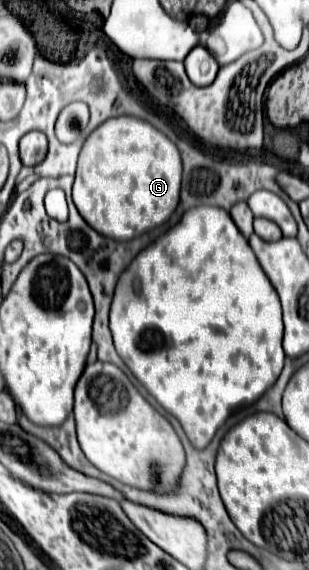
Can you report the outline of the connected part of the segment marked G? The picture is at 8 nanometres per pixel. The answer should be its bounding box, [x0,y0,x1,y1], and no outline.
[73,118,181,240]

